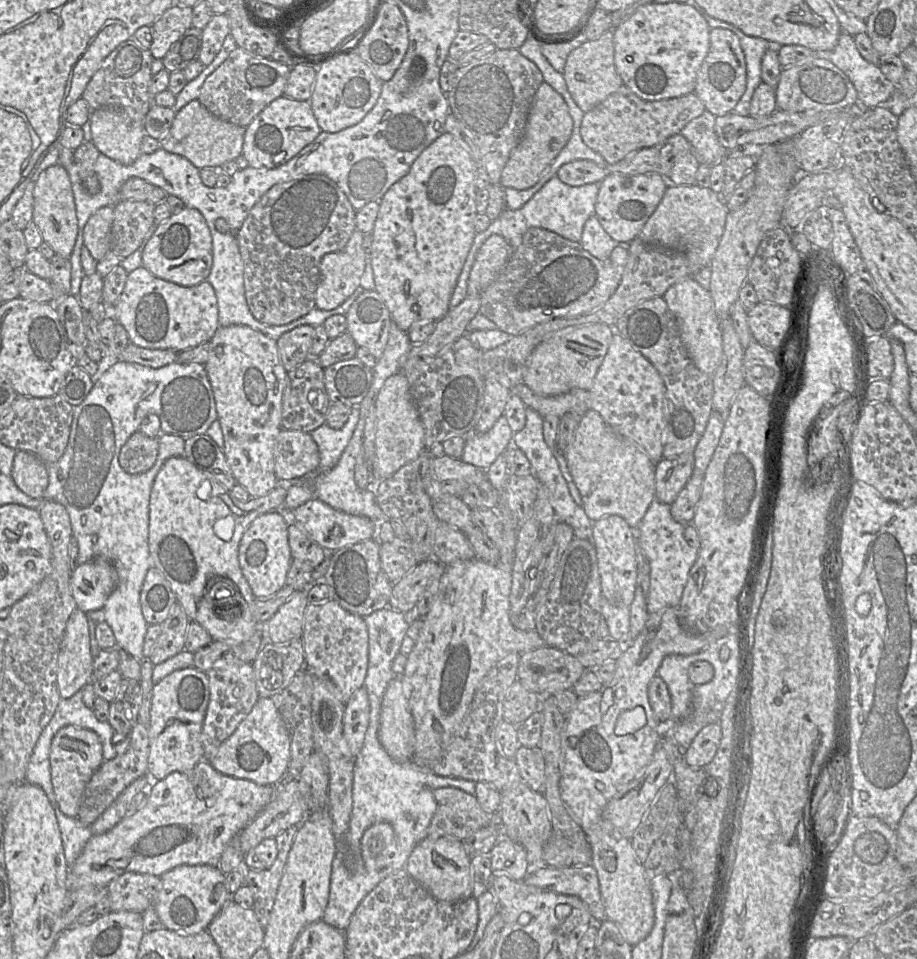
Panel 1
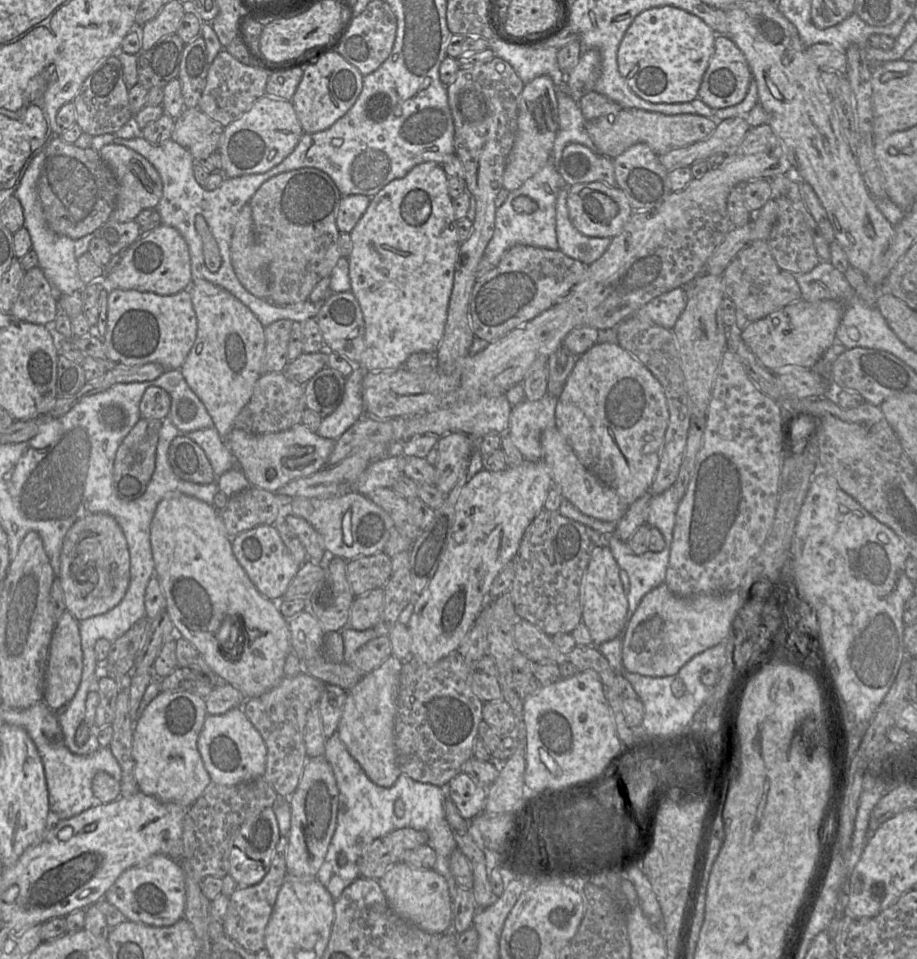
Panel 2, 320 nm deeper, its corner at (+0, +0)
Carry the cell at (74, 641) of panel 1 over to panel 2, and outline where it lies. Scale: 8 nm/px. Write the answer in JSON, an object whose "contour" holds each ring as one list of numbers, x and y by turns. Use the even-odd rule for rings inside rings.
{"contour":[[65,610,56,621,47,660,43,700,52,711,58,710,72,700,81,681,82,669,83,662,79,621]]}

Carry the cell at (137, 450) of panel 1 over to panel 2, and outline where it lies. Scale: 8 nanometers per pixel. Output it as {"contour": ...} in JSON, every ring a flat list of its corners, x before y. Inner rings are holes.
{"contour":[[141,418,118,447,114,460,113,481,115,493,119,499,134,501,144,494,155,470,162,421]]}

